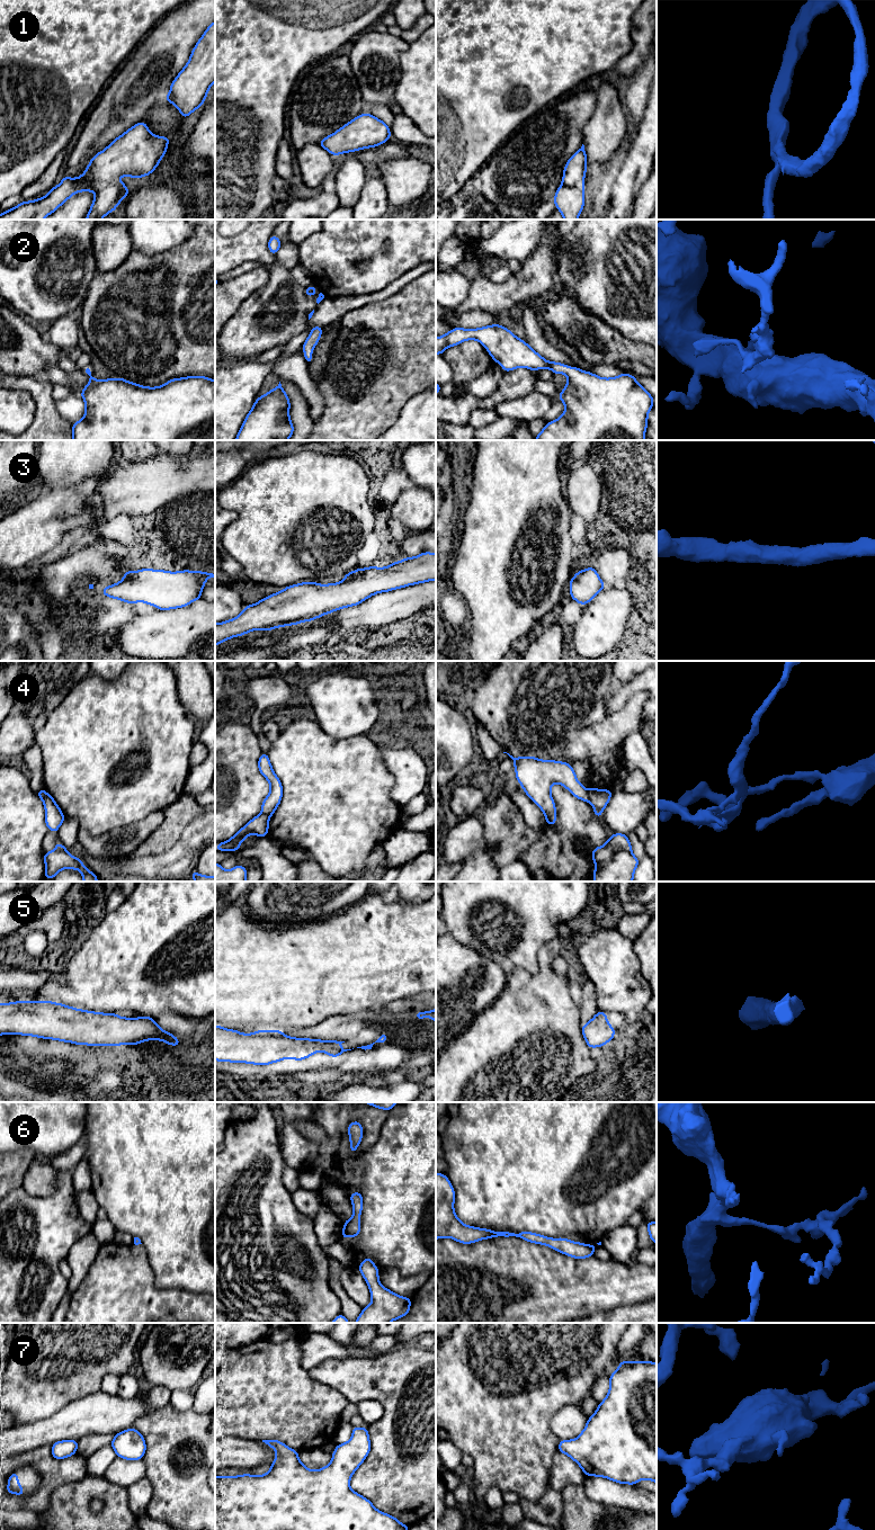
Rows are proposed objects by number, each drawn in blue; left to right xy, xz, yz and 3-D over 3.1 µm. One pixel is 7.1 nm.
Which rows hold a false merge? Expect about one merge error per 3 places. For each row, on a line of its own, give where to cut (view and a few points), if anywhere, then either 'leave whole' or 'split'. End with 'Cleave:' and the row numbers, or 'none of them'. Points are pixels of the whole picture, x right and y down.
1: no cut | leave whole
2: no cut | leave whole
3: no cut | leave whole
4: yz (587, 790), (590, 802) | split
5: no cut | leave whole
6: no cut | leave whole
7: no cut | leave whole
Cleave: 4

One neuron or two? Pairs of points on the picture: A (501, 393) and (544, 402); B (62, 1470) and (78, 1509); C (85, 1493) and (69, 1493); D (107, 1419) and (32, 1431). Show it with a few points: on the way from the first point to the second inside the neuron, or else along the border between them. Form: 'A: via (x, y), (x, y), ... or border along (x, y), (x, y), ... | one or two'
A: border along (534, 391), (502, 401), (496, 408) | two
B: border along (86, 1474), (78, 1481), (60, 1485), (48, 1502) | two
C: via (81, 1493), (72, 1493) | one
D: via (88, 1419), (78, 1419), (51, 1430) | one

